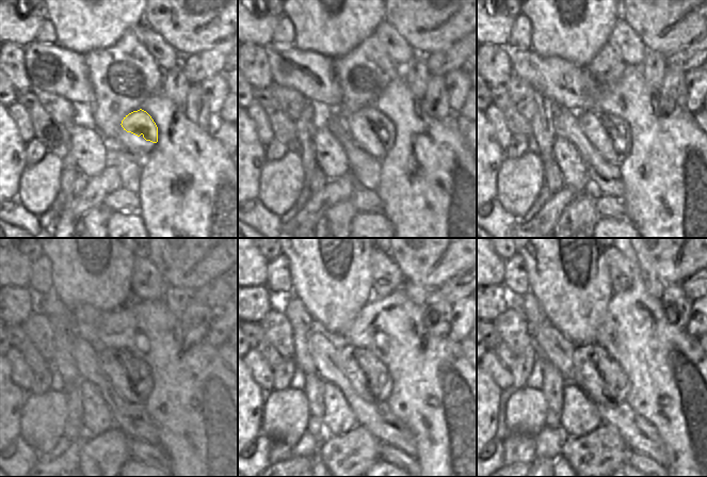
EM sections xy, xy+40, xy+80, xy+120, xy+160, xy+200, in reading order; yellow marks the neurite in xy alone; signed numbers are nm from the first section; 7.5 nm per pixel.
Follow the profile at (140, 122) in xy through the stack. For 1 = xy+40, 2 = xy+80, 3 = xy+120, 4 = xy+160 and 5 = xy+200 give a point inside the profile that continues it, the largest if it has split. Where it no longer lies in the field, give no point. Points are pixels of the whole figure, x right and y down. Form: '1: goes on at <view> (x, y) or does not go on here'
1: goes on at xy+40 (370, 116)
2: goes on at xy+80 (601, 129)
3: goes on at xy+120 (128, 378)
4: goes on at xy+160 (358, 365)
5: goes on at xy+200 (603, 378)

